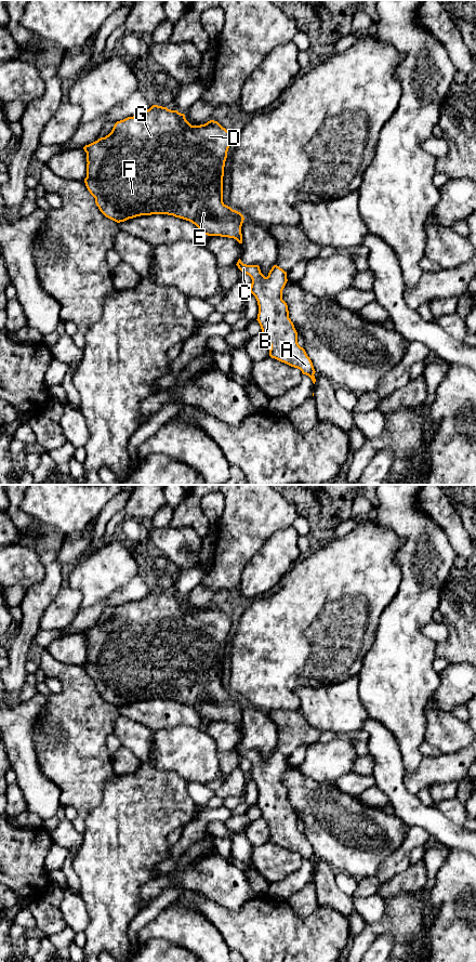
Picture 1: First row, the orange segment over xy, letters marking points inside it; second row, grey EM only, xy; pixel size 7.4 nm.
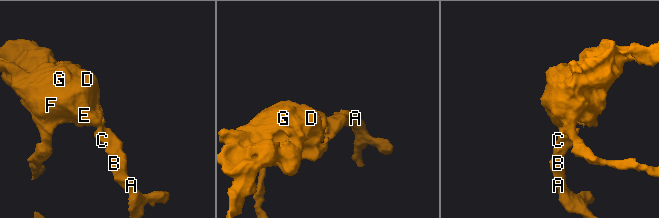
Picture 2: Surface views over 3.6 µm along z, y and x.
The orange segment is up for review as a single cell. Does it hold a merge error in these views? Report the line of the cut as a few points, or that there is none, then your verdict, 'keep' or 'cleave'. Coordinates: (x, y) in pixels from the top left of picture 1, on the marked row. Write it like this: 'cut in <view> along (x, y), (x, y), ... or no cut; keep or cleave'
no cut; keep

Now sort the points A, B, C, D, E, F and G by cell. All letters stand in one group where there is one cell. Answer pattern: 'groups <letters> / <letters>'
groups A B C D E F G

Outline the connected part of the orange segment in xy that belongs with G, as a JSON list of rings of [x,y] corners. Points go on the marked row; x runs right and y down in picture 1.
[[[153,105],[149,109],[141,115],[128,117],[123,120],[117,121],[108,135],[101,137],[83,147],[84,151],[87,153],[88,162],[87,177],[84,179],[84,183],[90,194],[95,198],[95,203],[100,211],[106,218],[117,223],[141,215],[168,214],[191,222],[203,235],[234,238],[239,243],[242,243],[241,226],[244,218],[240,212],[233,210],[223,202],[224,167],[232,139],[233,137],[229,132],[217,121],[210,120],[204,124],[191,126],[186,120],[184,114],[181,114],[177,110],[168,109],[167,107]]]

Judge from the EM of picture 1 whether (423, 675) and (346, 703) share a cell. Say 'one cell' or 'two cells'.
two cells

